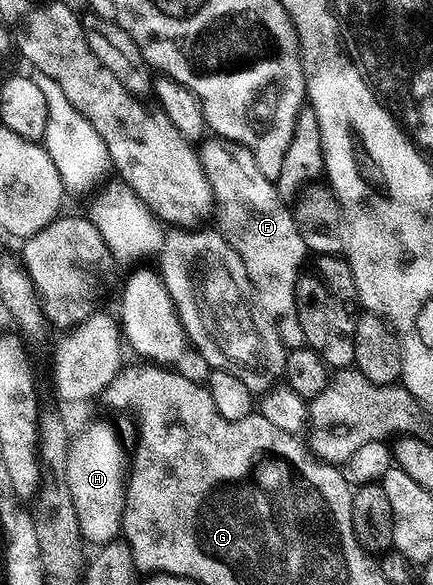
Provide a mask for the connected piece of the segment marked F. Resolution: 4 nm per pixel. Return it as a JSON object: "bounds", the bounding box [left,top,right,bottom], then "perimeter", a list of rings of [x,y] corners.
{"bounds":[198,134,306,349],"perimeter":[[[212,134],[199,141],[198,151],[200,165],[210,182],[214,220],[220,223],[218,231],[242,258],[255,303],[276,320],[276,332],[285,349],[305,347],[302,322],[298,322],[296,313],[296,281],[305,267],[306,249],[293,209],[278,194],[275,183],[258,170],[258,162],[254,162],[254,154],[246,146]]]}

